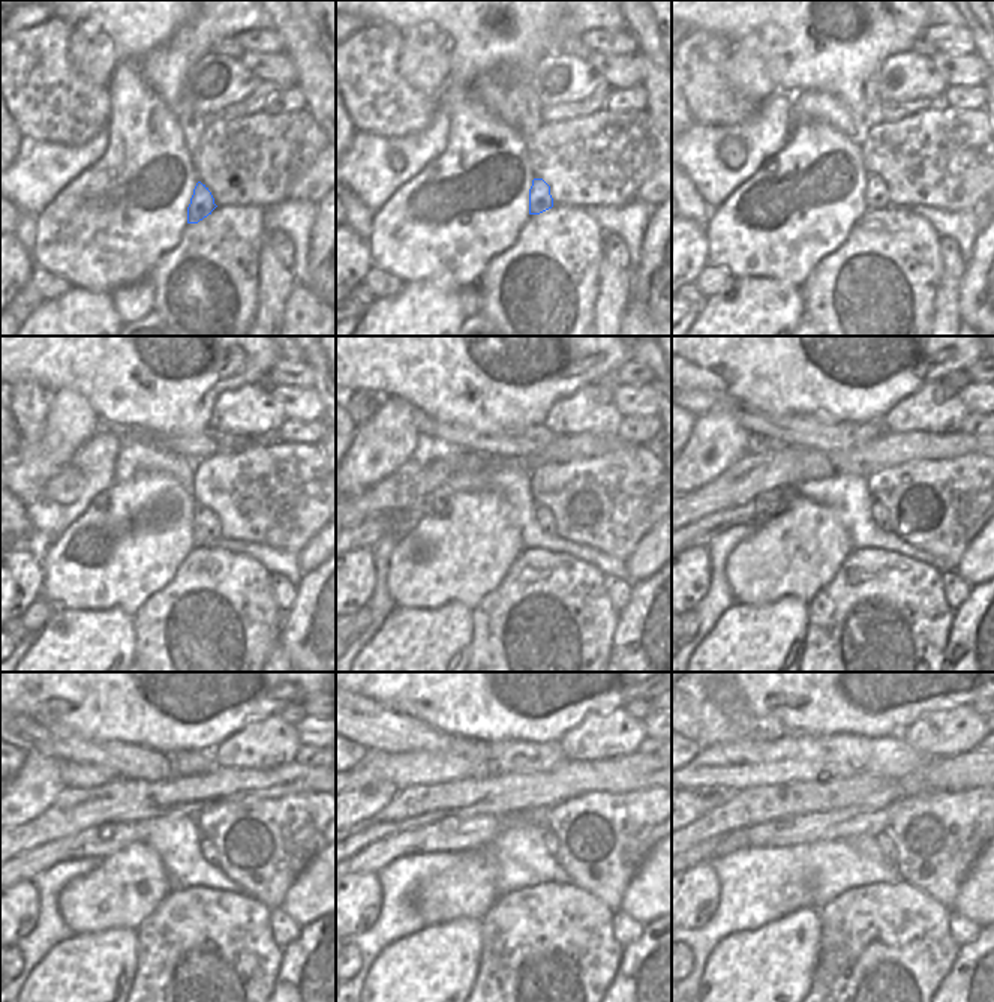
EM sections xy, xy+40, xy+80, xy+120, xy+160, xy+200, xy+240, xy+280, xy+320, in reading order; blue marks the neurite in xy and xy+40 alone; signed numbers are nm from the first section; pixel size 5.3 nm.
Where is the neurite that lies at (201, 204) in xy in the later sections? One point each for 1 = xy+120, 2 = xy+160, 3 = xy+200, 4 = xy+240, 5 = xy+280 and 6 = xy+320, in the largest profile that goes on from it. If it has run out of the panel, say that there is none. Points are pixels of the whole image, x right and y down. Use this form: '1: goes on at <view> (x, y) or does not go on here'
1: goes on at xy+120 (207, 525)
2: goes on at xy+160 (544, 518)
3: goes on at xy+200 (879, 512)
4: goes on at xy+240 (207, 848)
5: goes on at xy+280 (549, 840)
6: goes on at xy+320 (885, 840)

